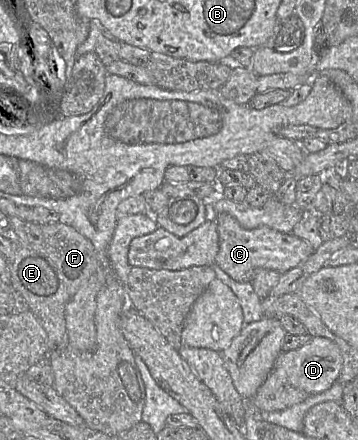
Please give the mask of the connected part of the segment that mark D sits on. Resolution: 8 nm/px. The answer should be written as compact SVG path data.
M312 337L304 346L281 352L275 362L275 369L283 369L290 385L307 394L322 393L337 381L342 369L342 356L339 347L324 337Z

